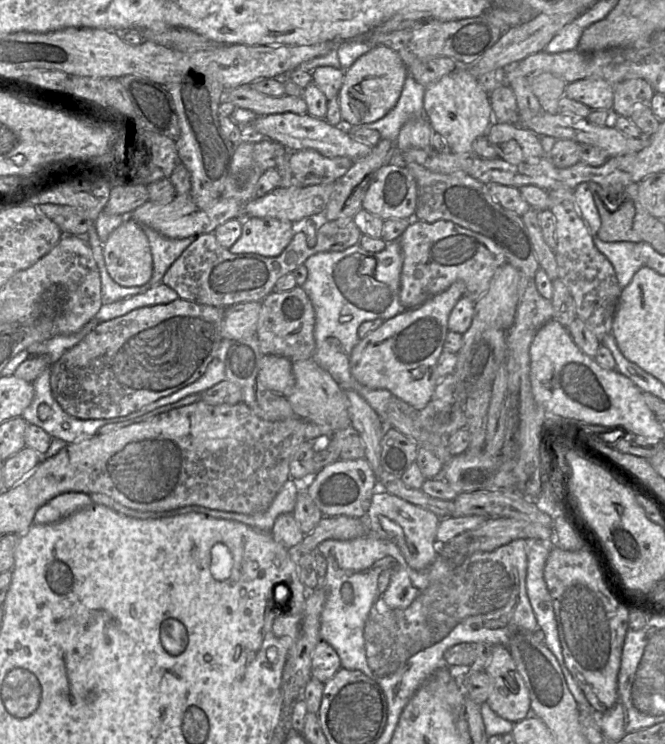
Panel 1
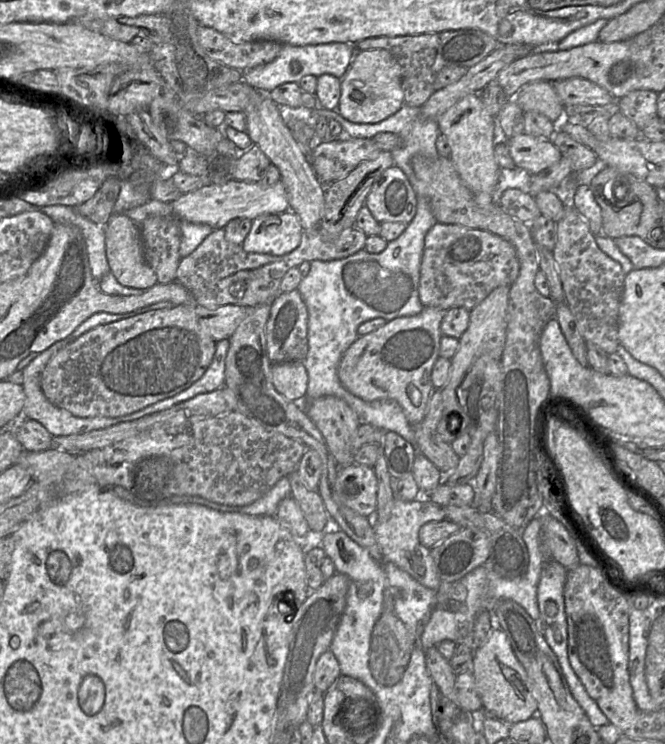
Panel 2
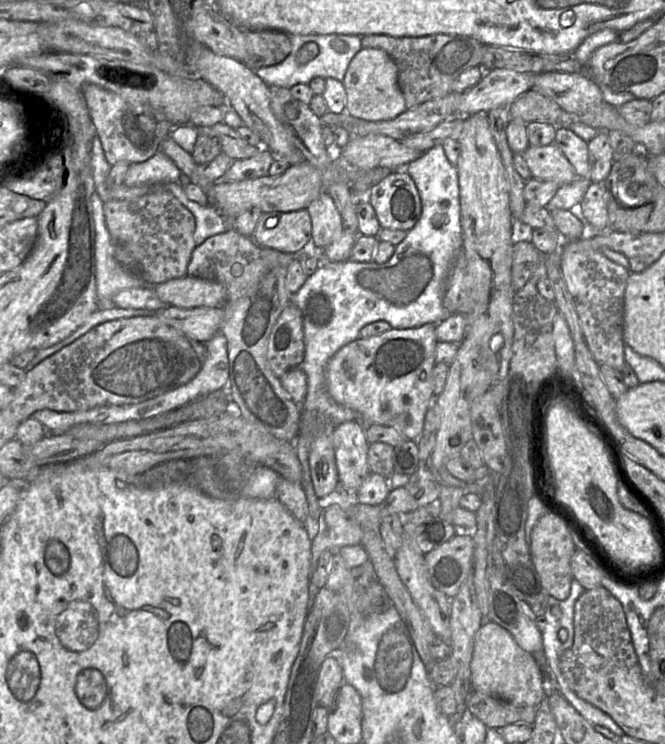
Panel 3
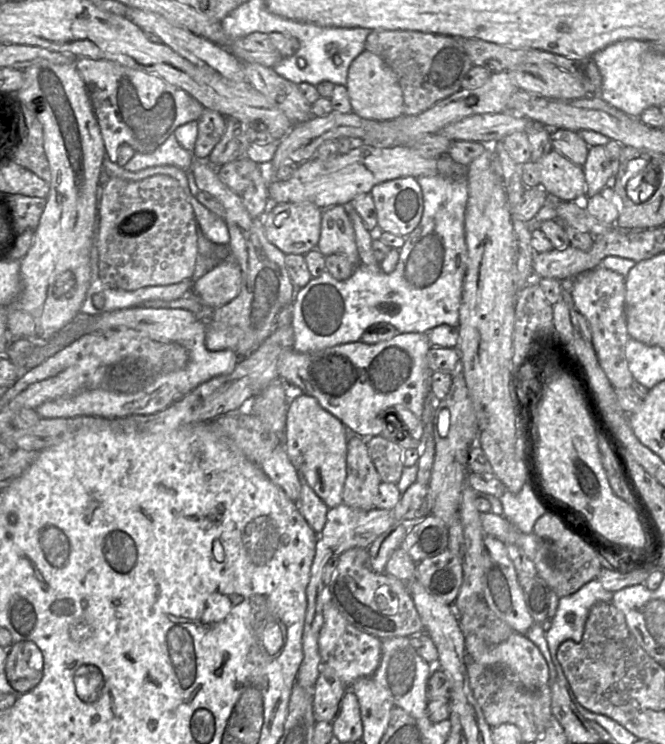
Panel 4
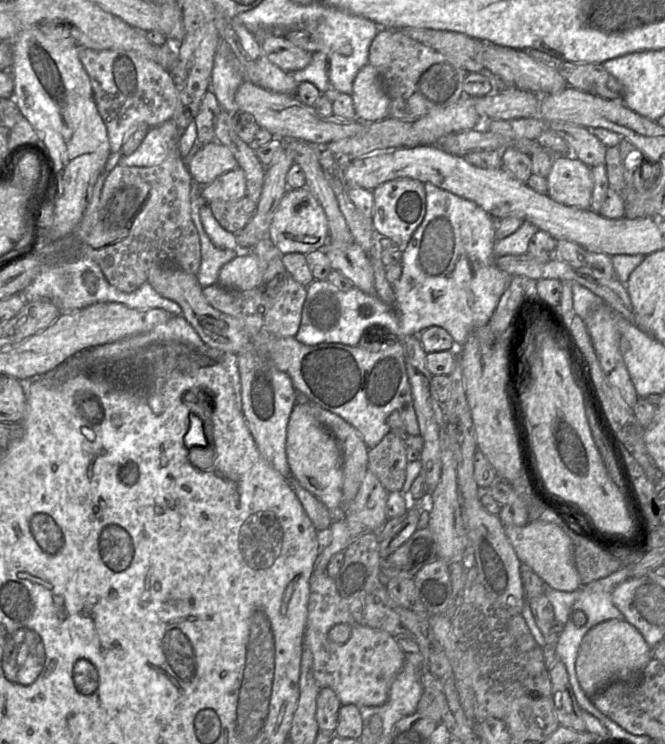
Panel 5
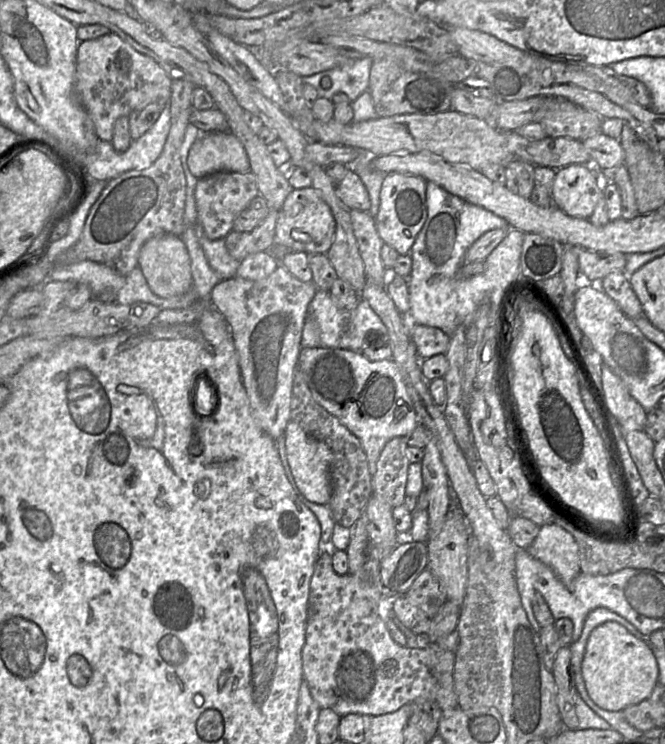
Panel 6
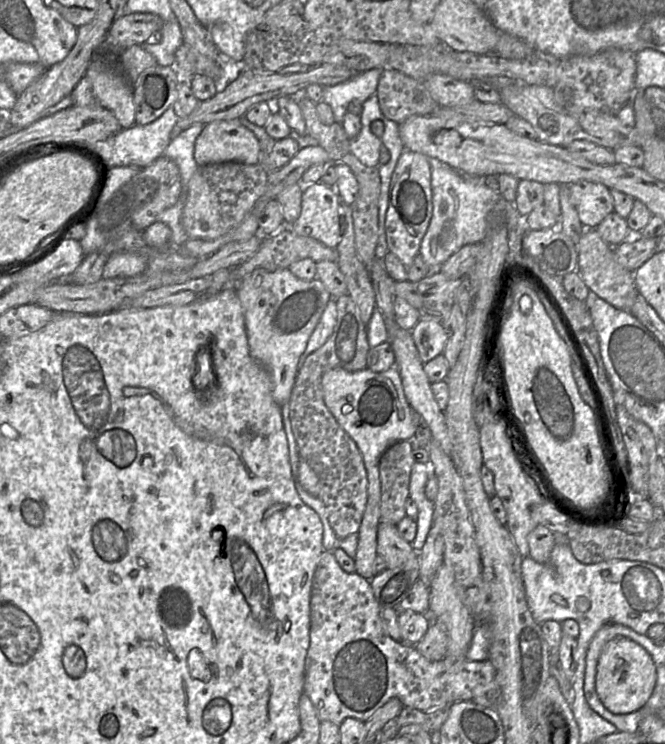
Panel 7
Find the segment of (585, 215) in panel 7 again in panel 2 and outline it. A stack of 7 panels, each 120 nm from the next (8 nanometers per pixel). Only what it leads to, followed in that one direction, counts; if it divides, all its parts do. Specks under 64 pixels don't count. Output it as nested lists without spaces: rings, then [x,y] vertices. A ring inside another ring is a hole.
[[[525,132],[507,139],[507,145],[516,167],[531,175],[541,173],[562,157],[550,139],[538,139]]]

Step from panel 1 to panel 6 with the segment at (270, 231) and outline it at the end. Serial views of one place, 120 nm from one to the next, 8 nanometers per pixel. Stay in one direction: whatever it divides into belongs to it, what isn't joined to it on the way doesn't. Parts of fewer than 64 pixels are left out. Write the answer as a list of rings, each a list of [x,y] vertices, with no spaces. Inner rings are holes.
[[[313,187],[294,189],[286,198],[275,229],[275,244],[289,252],[305,252],[308,255],[326,254],[335,235],[336,222],[328,204]]]

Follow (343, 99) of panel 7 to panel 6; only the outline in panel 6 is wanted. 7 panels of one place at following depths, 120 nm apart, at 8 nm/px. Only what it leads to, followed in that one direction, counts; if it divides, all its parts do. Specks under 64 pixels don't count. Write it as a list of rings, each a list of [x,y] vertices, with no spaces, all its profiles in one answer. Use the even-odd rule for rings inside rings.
[[[369,57],[350,59],[341,66],[302,78],[317,90],[319,97],[332,101],[335,94],[344,93],[353,102],[369,90],[372,63]]]

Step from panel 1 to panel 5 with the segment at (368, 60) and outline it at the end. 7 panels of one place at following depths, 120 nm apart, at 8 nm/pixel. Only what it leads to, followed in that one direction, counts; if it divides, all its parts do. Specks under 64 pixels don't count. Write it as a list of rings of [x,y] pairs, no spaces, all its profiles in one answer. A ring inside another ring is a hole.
[[[369,63],[357,73],[351,97],[357,119],[374,123],[388,117],[389,97],[378,71]]]

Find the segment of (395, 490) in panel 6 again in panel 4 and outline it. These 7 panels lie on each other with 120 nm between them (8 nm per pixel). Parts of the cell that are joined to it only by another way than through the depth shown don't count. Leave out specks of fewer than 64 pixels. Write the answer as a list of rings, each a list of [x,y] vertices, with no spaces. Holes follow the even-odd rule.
[[[380,435],[366,439],[366,445],[381,481],[397,484],[404,468],[404,449]]]

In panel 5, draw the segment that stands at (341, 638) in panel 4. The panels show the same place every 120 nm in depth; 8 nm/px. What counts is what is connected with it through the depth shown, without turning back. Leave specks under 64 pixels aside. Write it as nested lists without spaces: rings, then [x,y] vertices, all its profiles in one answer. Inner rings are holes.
[[[313,571],[310,577],[308,616],[304,633],[304,644],[313,655],[313,675],[320,688],[330,688],[338,696],[341,705],[380,706],[388,699],[390,686],[402,669],[406,653],[399,647],[396,639],[385,631],[370,628],[357,623],[340,597],[334,578],[326,571]],[[336,624],[348,624],[351,635],[344,643],[335,643],[327,638],[328,631]]]

